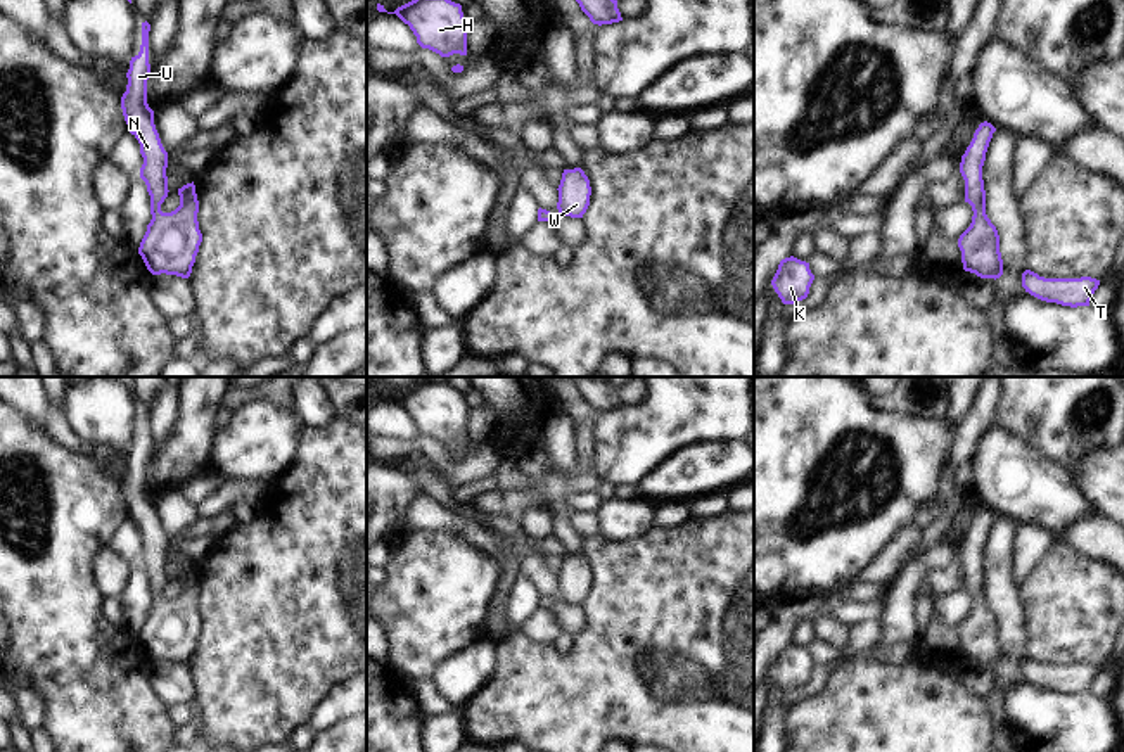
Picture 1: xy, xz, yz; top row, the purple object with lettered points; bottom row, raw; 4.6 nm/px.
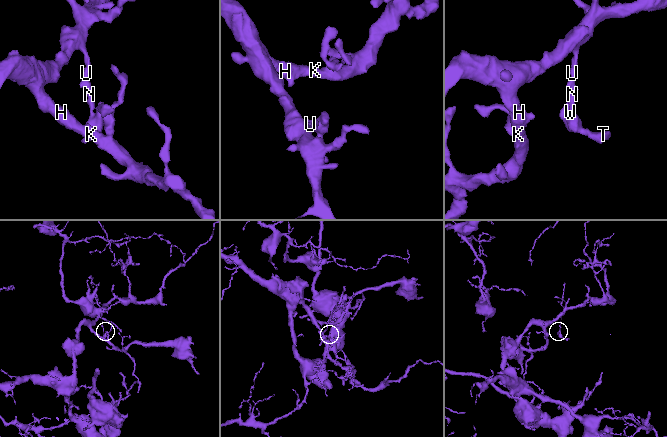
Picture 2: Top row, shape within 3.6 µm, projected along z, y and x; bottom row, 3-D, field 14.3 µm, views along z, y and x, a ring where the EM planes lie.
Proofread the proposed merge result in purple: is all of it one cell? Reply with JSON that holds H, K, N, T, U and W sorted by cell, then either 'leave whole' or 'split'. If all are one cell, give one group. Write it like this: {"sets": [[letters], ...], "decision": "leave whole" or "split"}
{"sets": [["H", "K", "N", "T", "U", "W"]], "decision": "leave whole"}

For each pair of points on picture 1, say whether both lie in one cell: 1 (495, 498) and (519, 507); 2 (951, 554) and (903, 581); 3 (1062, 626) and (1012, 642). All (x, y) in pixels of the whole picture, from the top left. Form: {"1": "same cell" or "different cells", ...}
{"1": "same cell", "2": "same cell", "3": "different cells"}

